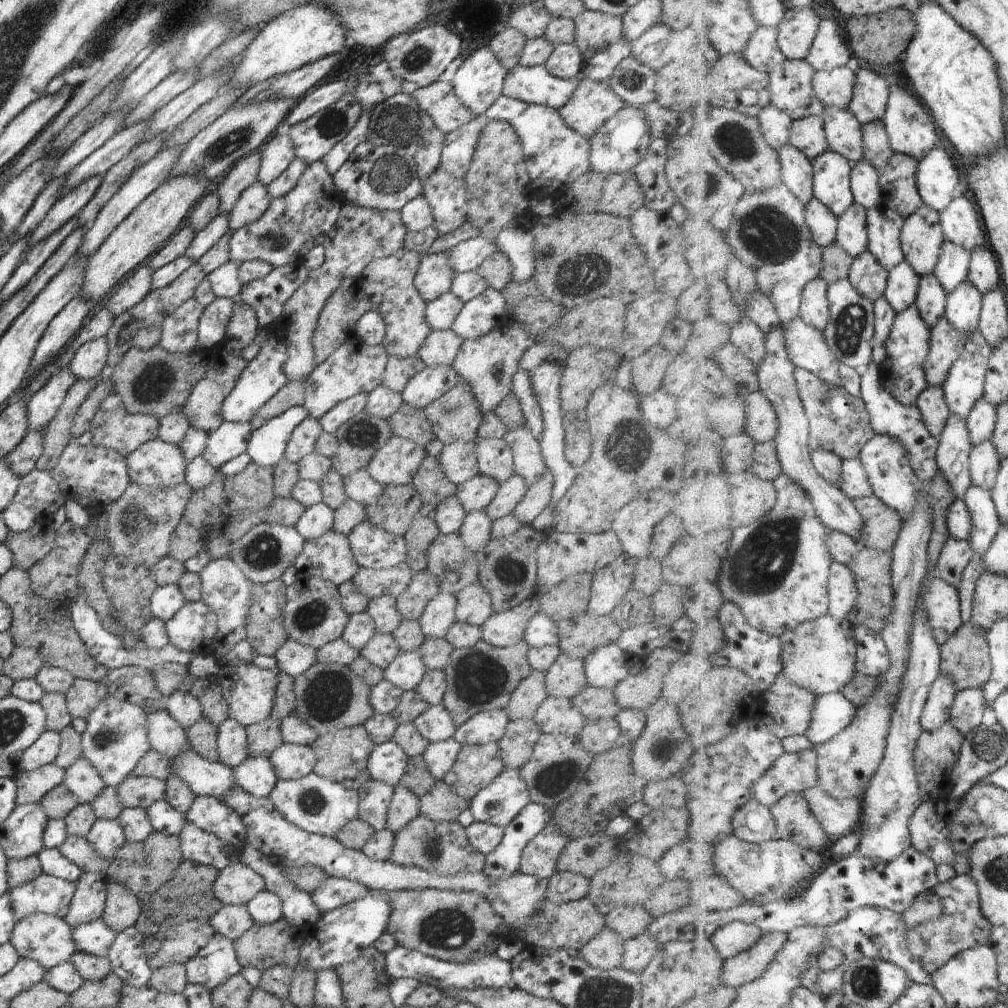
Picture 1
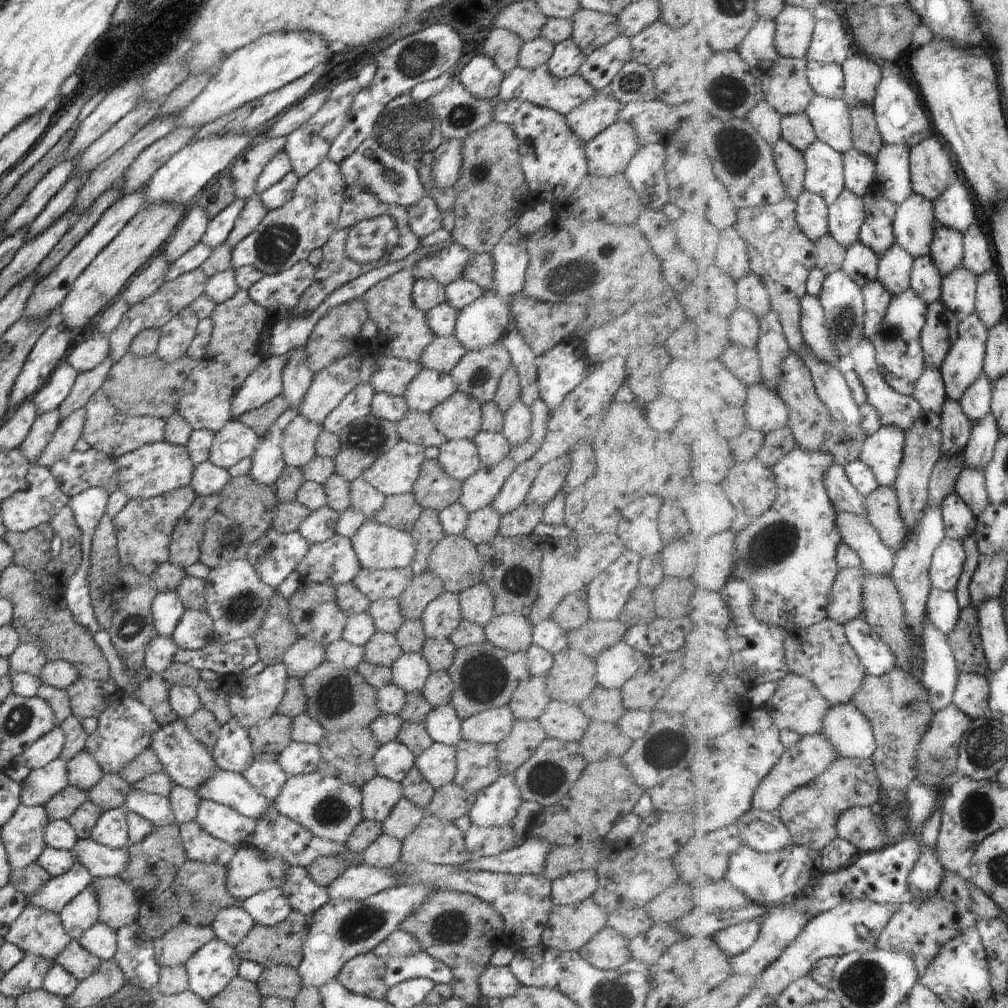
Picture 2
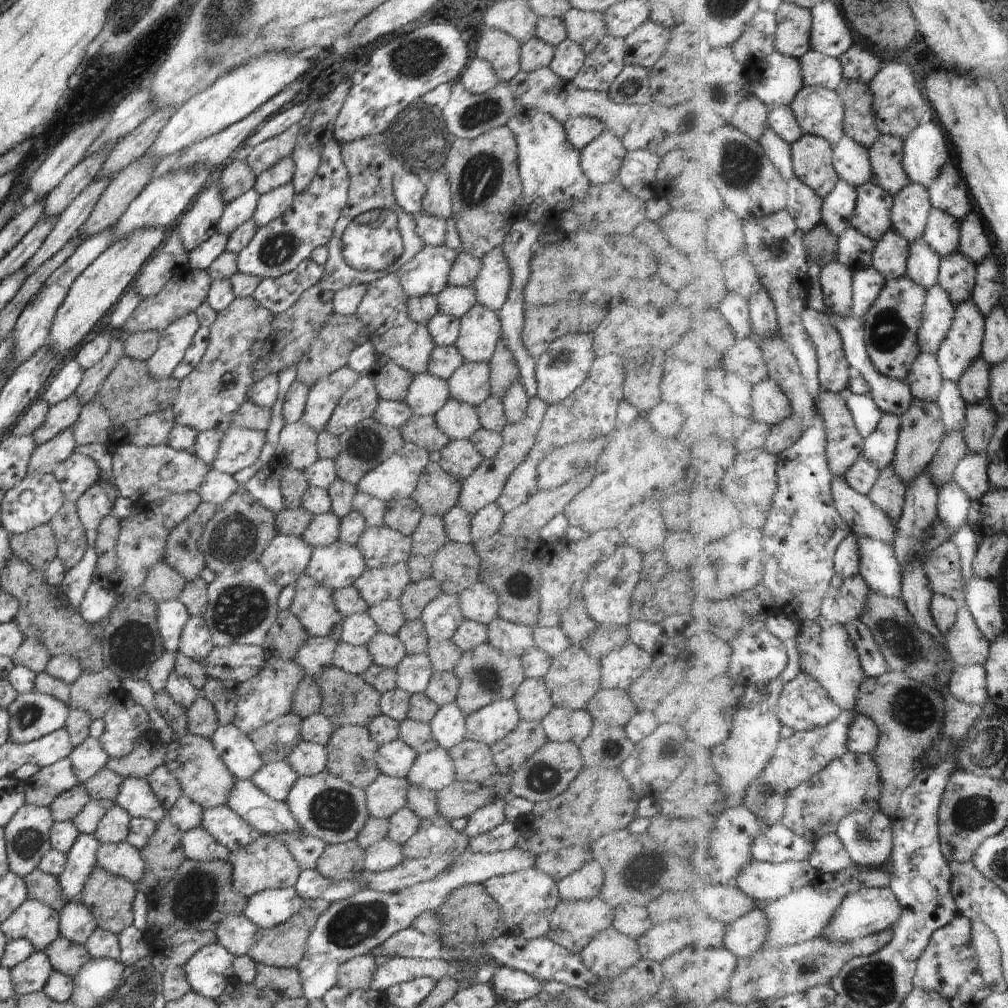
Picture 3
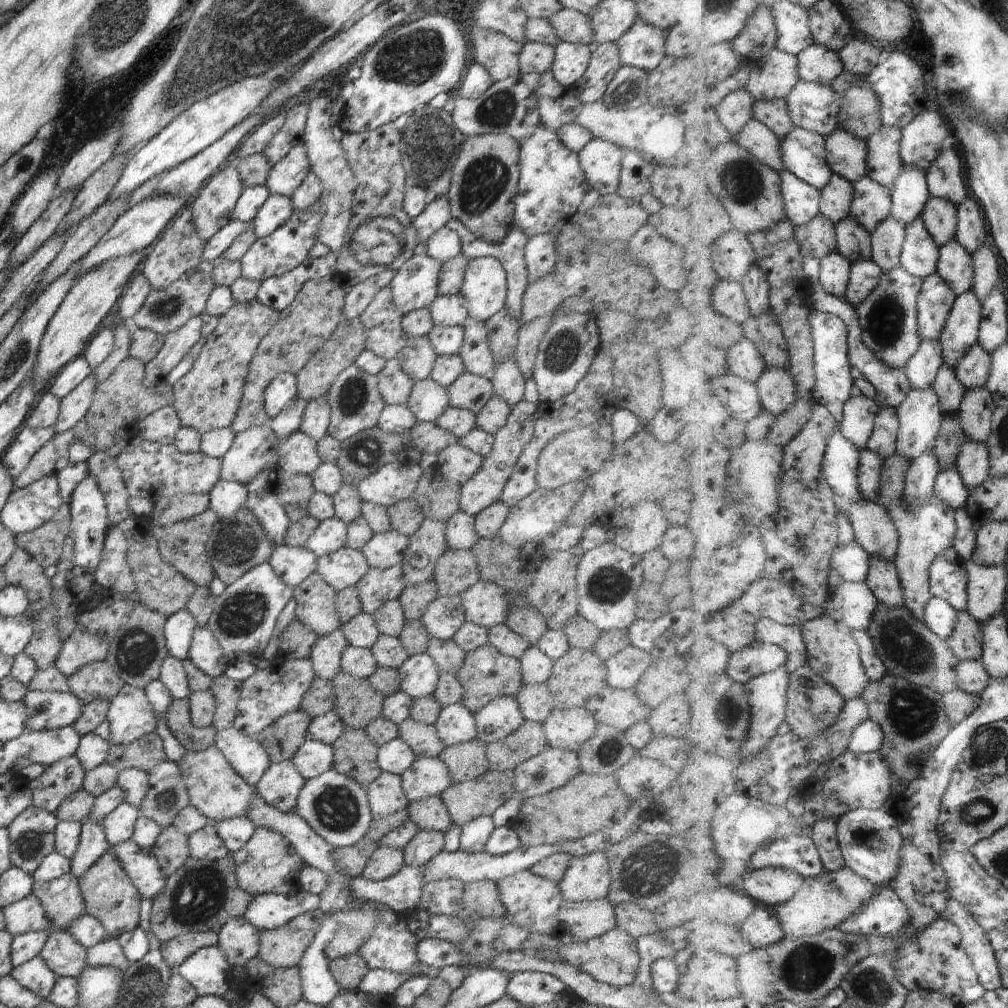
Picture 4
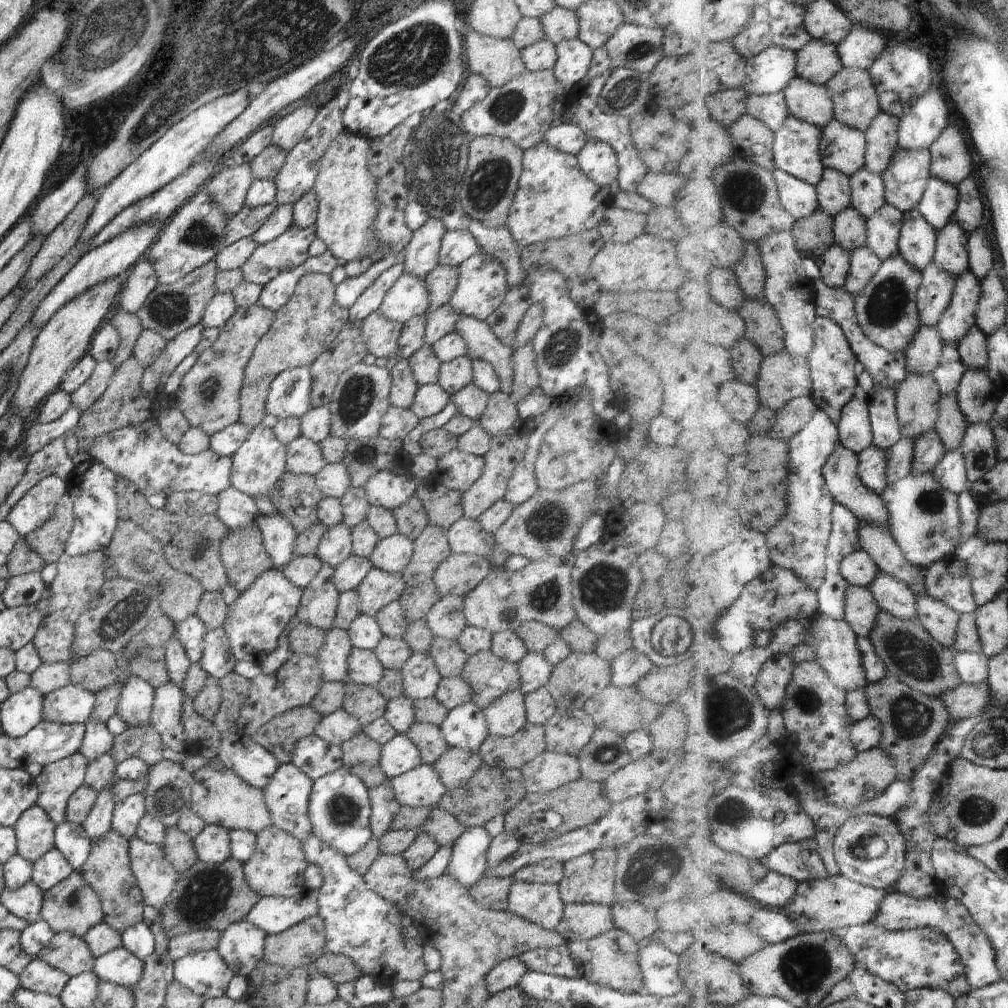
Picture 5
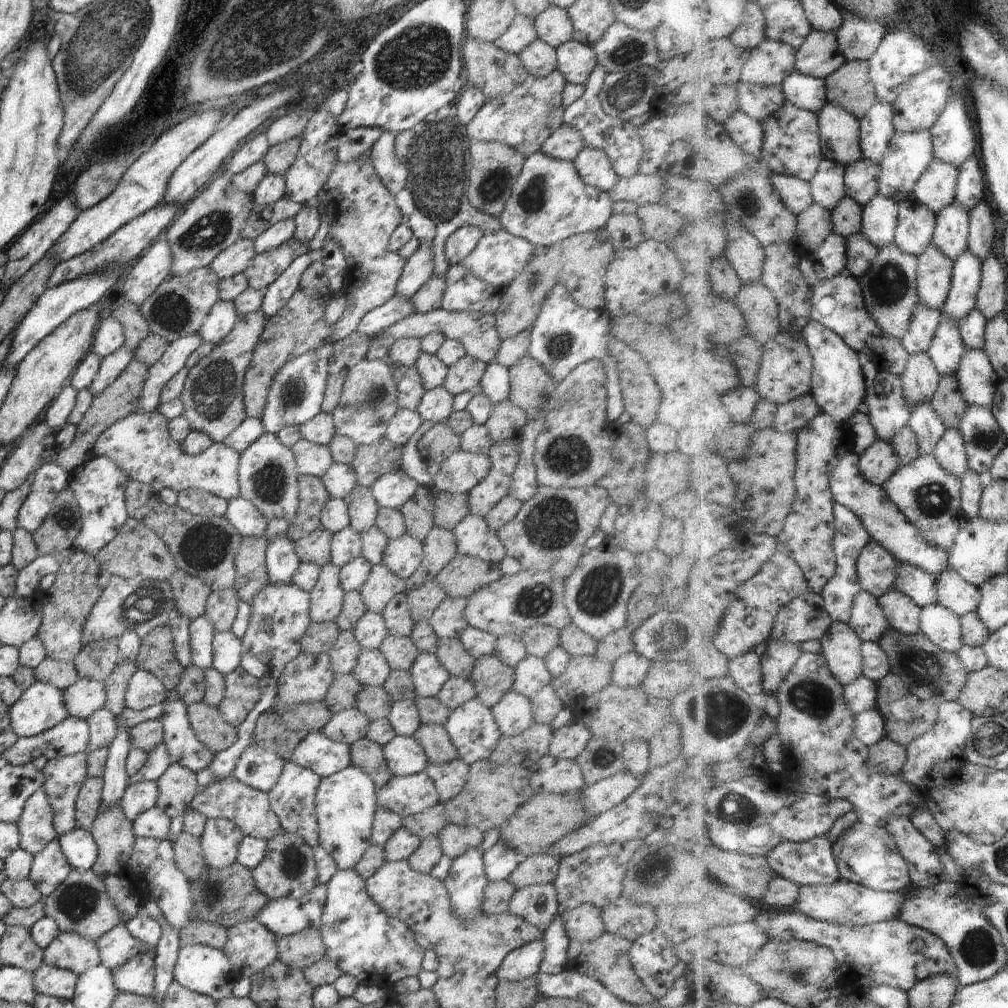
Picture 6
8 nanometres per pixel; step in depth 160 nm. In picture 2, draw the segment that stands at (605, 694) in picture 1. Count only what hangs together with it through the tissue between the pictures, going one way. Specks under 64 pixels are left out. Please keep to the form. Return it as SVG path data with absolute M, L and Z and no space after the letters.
M598 685L579 708L591 722L618 722L618 718L624 714L622 692L620 689L604 689Z

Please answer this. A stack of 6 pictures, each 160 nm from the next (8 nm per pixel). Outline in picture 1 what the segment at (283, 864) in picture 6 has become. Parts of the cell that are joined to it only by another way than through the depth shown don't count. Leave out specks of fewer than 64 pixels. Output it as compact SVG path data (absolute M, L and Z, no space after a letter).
M240 862L219 871L211 889L223 905L247 905L260 891L266 890L264 878Z

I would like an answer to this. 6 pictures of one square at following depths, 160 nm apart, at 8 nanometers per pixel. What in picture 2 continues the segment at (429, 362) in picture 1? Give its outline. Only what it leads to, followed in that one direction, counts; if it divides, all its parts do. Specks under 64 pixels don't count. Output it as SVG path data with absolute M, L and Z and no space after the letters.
M454 336L436 337L435 340L422 352L419 363L423 369L450 373L466 355L464 349Z

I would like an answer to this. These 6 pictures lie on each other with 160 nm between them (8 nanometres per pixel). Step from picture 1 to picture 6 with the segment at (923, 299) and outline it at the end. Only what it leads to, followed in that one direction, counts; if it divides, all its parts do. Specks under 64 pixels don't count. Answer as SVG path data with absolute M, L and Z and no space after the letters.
M916 195L914 200L900 203L902 222L897 230L898 246L911 255L924 255L933 244L937 231L937 215L925 204L920 204Z

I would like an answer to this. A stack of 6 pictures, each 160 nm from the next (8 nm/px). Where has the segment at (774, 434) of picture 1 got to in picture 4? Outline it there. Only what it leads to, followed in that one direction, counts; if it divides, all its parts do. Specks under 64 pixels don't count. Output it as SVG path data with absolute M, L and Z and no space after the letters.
M766 370L766 373L758 380L757 388L762 398L764 410L772 412L776 416L784 414L790 406L798 402L798 384L796 376L788 370Z

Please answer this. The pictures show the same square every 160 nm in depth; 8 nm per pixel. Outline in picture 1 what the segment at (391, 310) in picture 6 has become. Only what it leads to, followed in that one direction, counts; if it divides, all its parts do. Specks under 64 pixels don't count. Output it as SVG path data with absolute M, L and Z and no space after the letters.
M474 237L462 241L451 250L451 267L456 273L475 271L488 257L499 248L496 241L486 237Z

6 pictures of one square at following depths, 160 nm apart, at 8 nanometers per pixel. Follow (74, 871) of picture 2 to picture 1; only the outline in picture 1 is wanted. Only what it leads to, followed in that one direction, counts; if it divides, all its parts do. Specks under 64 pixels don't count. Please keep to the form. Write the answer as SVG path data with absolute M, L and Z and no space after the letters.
M43 872L37 879L9 888L7 895L18 922L36 913L64 918L76 889L77 883Z

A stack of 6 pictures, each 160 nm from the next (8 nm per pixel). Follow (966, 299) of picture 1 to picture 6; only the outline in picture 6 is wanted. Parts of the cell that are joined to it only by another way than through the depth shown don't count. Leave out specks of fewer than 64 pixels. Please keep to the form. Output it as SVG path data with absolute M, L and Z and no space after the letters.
M960 203L951 204L937 215L933 244L955 262L969 250L971 213Z

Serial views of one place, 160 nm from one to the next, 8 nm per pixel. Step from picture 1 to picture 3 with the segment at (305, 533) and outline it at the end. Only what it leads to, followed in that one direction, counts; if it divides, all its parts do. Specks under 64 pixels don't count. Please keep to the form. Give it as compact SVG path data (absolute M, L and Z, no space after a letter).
M332 512L314 515L301 537L313 548L325 547L338 541L340 519Z

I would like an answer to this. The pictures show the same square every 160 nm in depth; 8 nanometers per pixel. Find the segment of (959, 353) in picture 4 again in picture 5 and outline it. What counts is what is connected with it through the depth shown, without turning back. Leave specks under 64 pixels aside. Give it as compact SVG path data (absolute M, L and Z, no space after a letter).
M968 270L956 280L953 304L939 323L945 343L958 346L978 324L978 306L983 296L983 280L974 270Z

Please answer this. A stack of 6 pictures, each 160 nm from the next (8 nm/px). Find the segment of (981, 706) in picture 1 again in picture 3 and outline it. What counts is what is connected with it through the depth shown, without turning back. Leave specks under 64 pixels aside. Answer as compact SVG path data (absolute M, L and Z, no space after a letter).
M959 664L954 678L950 680L949 690L970 704L986 708L986 704L990 702L990 694L986 688L986 668Z

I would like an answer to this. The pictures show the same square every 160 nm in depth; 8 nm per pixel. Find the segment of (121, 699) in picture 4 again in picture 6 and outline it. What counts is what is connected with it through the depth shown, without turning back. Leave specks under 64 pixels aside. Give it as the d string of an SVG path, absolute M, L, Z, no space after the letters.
M138 669L130 677L125 694L125 708L133 711L143 711L159 705L167 697L167 690L151 672Z

